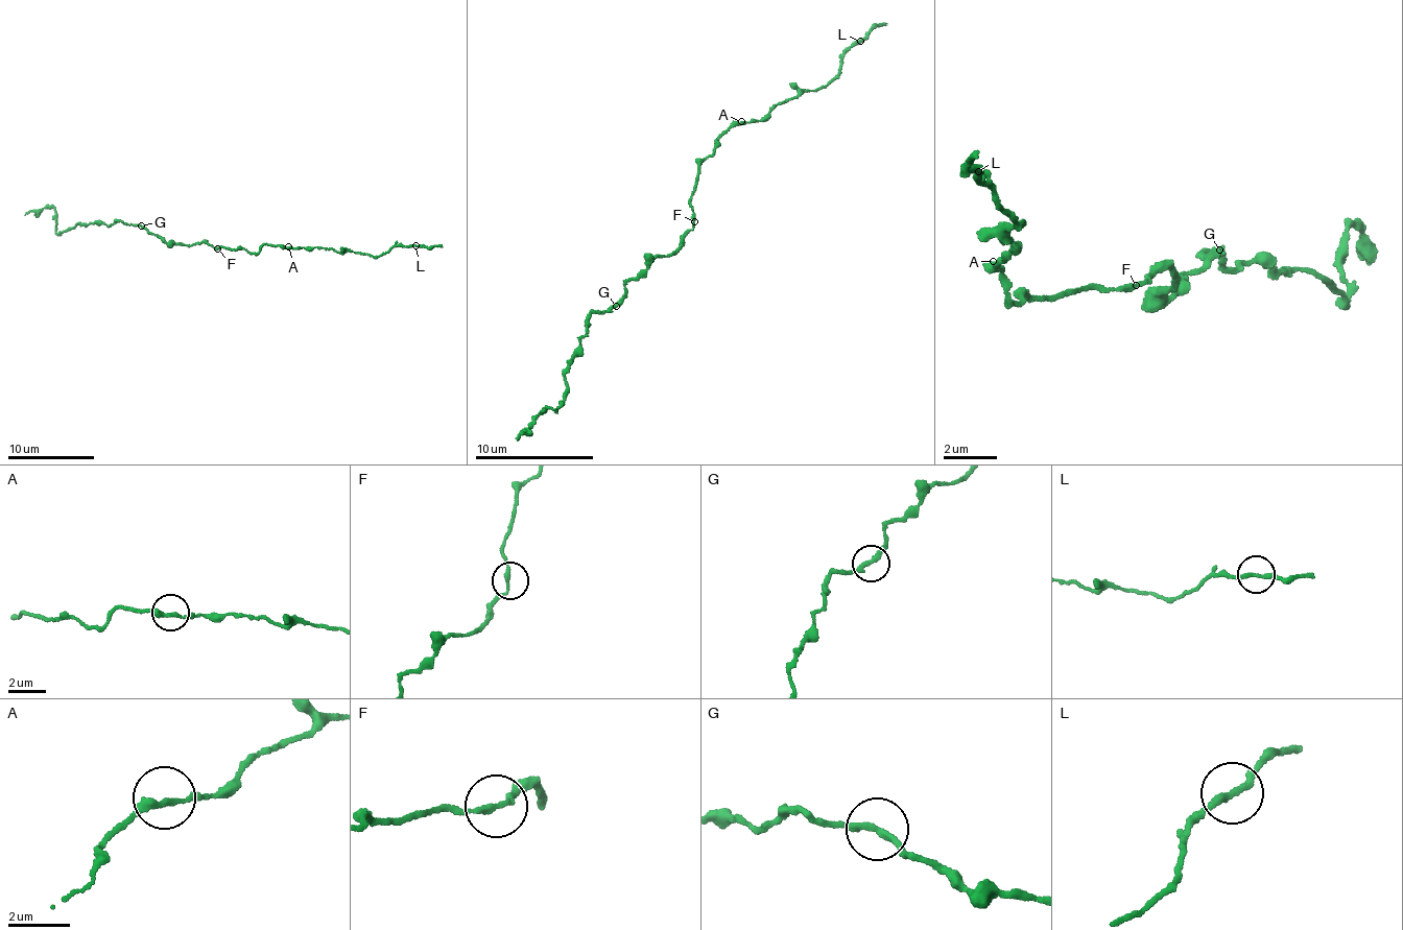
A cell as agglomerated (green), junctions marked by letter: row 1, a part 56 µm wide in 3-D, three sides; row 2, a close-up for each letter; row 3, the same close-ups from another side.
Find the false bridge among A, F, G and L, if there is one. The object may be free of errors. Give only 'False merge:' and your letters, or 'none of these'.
False merge: none of these

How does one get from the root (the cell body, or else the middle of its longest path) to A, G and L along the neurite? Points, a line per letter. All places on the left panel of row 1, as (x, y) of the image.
A: (215, 251), (224, 246), (250, 253), (257, 252), (263, 245), (288, 246)
G: (215, 251), (205, 241), (168, 244), (148, 234), (141, 225)
L: (215, 251), (224, 246), (250, 253), (263, 245), (278, 244), (374, 256), (396, 245), (415, 245)

